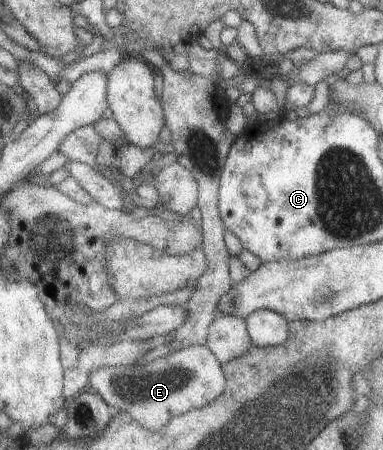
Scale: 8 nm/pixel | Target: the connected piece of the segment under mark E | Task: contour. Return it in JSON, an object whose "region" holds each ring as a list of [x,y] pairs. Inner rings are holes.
{"region":[[[191,345],[168,351],[141,367],[102,366],[90,371],[85,390],[97,393],[104,403],[128,414],[148,431],[162,429],[170,419],[216,399],[224,389],[225,377],[219,361],[208,348]]]}

